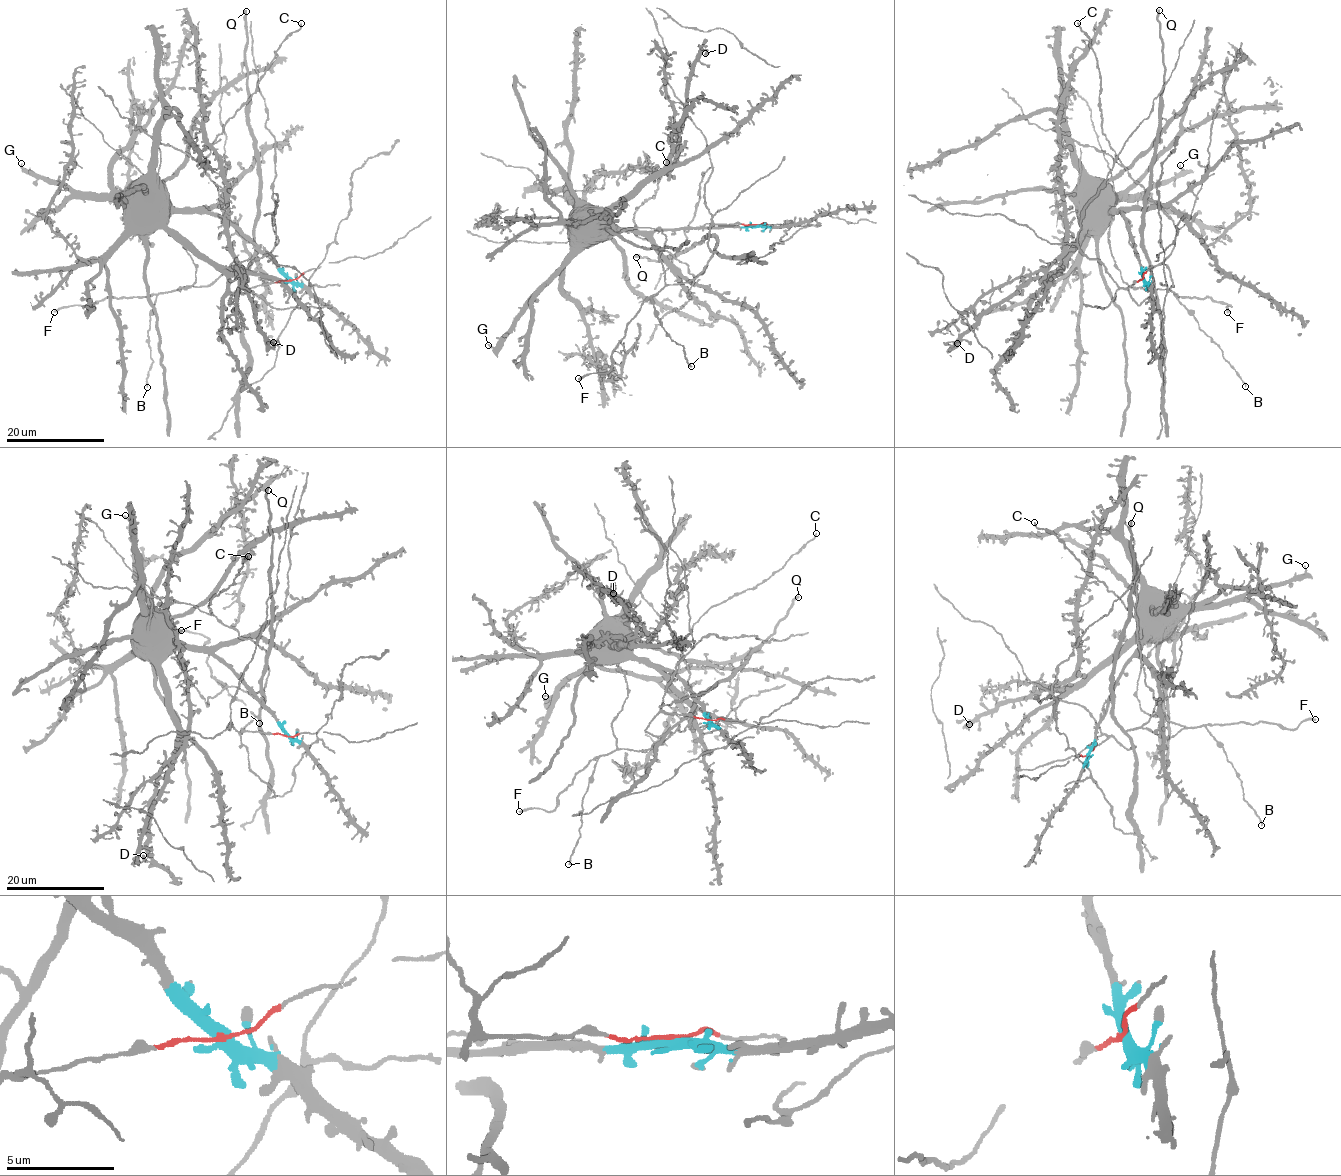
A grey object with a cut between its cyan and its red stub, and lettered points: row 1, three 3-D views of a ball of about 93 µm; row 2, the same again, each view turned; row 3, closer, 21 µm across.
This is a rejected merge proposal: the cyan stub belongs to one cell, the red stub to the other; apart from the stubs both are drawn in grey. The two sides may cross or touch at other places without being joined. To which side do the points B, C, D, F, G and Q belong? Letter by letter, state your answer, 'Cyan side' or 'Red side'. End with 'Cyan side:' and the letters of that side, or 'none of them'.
B: Red side
C: Red side
D: Cyan side
F: Red side
G: Cyan side
Q: Red side
Cyan side: D, G

